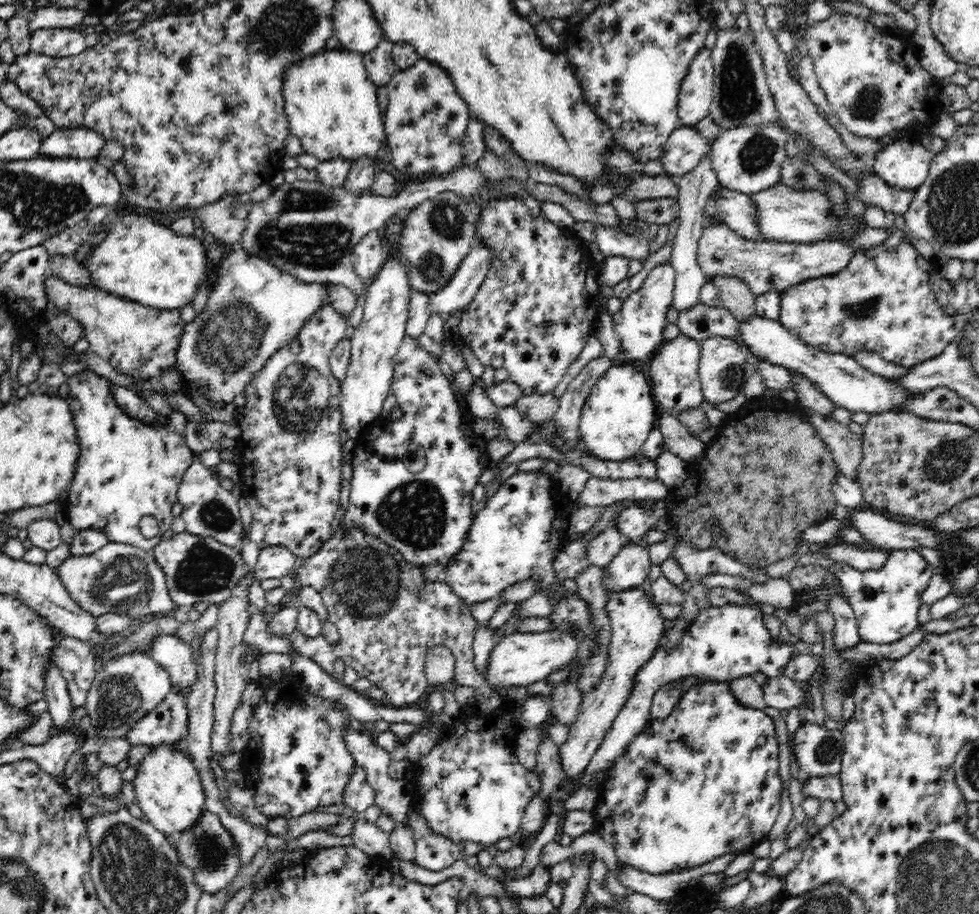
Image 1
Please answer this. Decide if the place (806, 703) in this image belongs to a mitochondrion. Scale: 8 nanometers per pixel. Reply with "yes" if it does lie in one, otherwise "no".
no

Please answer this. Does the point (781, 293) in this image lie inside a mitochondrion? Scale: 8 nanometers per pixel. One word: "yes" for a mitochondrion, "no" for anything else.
no

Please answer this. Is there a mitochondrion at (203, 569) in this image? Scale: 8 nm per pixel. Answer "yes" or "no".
yes

